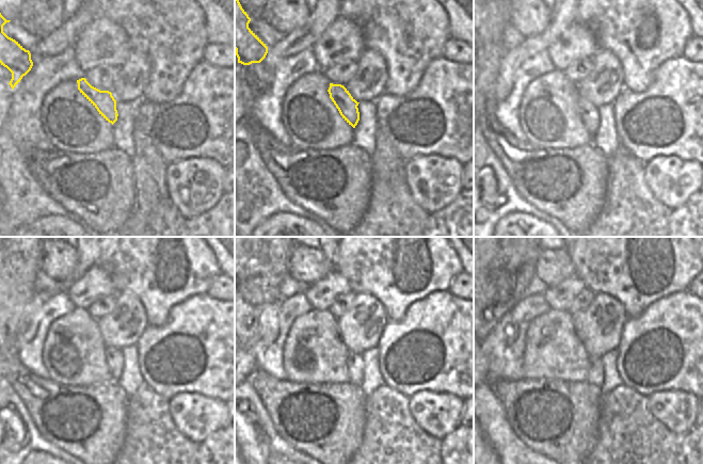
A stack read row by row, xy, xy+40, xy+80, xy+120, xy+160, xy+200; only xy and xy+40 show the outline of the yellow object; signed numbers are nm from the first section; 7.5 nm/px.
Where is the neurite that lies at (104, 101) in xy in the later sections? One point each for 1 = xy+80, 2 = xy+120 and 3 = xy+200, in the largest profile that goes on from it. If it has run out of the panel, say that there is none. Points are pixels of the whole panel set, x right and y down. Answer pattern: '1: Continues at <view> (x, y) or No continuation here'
1: Continues at xy+80 (590, 115)
2: Continues at xy+120 (114, 358)
3: Continues at xy+200 (595, 374)

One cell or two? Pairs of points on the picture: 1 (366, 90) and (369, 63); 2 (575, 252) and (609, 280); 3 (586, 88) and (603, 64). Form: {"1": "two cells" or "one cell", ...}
{"1": "one cell", "2": "one cell", "3": "one cell"}

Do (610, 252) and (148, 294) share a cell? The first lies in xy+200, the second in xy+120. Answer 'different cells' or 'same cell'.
same cell

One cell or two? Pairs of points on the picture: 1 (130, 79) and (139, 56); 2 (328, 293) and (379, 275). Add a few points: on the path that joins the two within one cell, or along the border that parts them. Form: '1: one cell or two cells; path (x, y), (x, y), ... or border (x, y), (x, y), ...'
1: one cell; path (134, 74), (139, 61)
2: two cells; border (334, 267), (346, 280), (351, 290)

